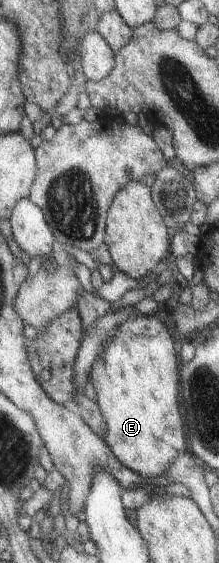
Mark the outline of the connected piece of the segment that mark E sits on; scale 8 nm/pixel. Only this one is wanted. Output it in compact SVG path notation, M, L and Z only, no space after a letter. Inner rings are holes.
M139 315L123 322L106 343L92 366L90 377L96 391L96 403L107 425L103 440L125 468L139 473L143 478L164 476L171 462L189 449L187 427L180 411L180 369L174 341L157 315Z

